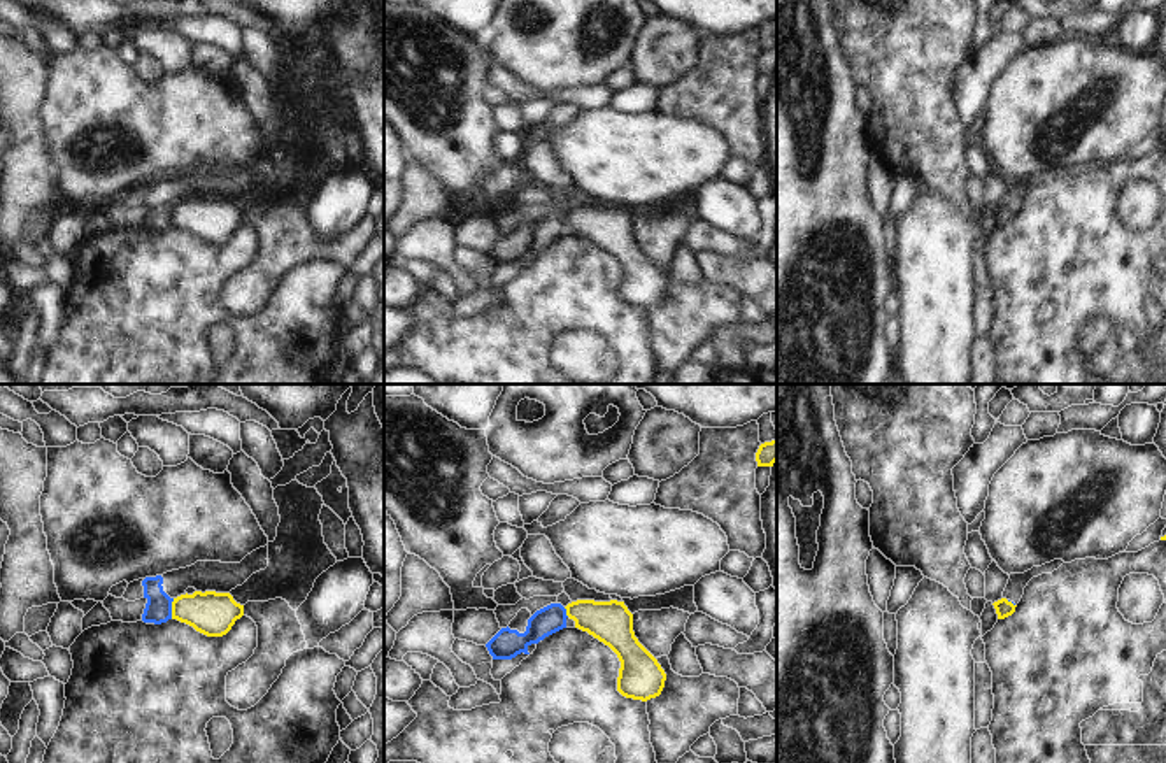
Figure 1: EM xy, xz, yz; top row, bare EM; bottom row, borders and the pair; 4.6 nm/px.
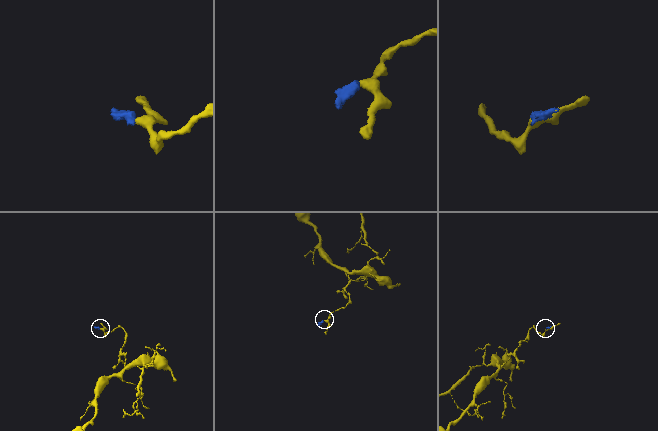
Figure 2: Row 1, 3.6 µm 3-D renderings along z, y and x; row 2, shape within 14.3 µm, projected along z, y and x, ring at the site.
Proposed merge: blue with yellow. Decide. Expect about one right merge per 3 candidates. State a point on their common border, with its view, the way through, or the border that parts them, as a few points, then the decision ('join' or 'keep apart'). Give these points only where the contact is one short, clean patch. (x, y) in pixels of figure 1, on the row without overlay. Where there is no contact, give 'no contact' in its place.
xy (170, 216) | along xy (174, 206), (170, 225) | keep apart

